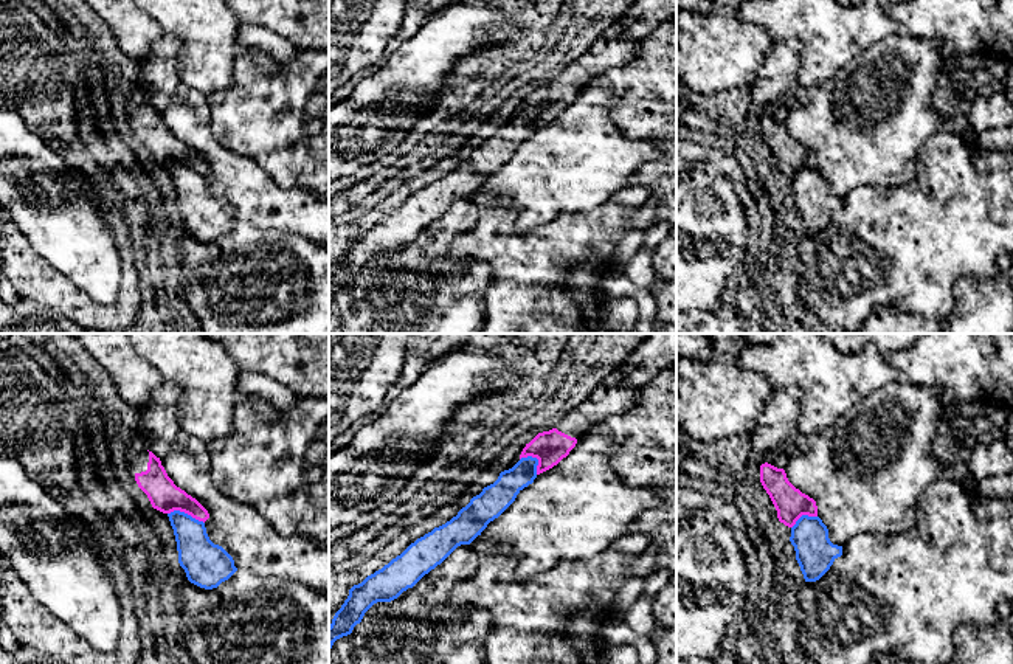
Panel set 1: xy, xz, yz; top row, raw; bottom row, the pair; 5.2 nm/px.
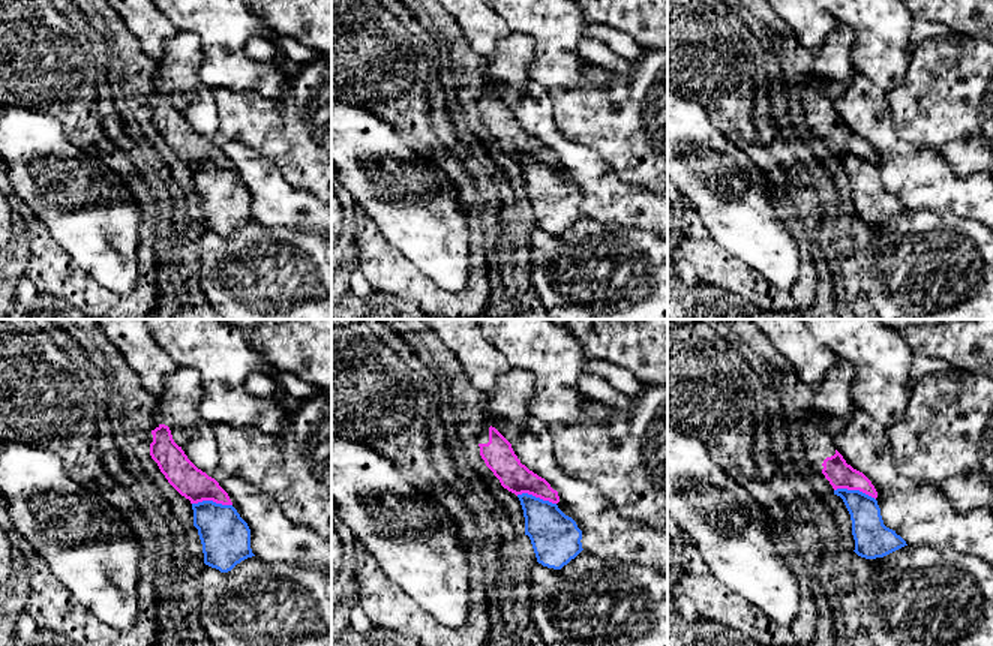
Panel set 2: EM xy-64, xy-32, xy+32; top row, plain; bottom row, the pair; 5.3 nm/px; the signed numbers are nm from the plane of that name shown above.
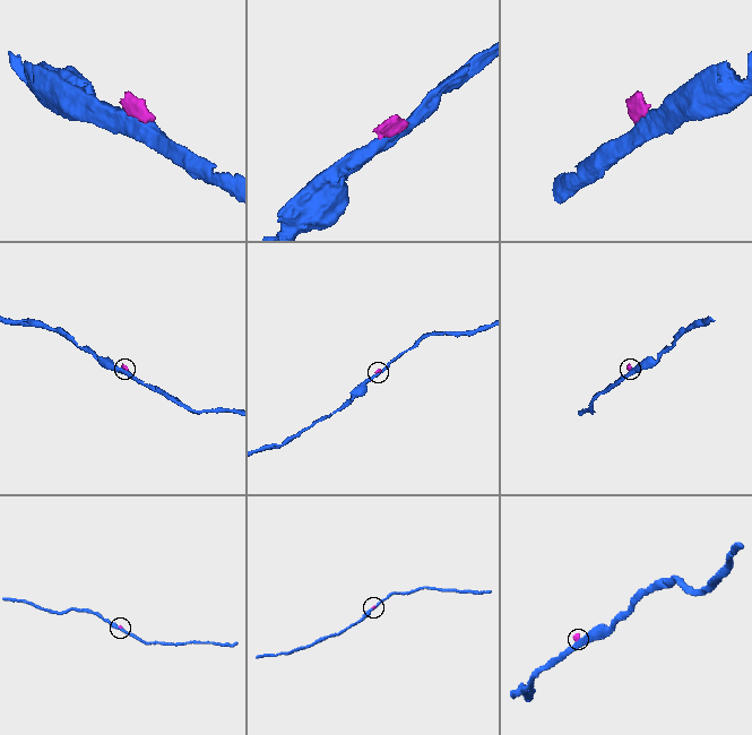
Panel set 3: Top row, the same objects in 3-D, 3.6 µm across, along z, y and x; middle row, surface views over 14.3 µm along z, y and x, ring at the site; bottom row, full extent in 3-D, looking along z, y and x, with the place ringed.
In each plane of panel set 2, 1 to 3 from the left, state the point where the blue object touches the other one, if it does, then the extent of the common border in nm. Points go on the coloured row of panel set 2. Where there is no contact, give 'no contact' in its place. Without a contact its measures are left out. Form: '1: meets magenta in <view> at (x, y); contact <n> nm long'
1: meets magenta in xy-64 at (212, 499); contact 220 nm long
2: meets magenta in xy-32 at (536, 496); contact 220 nm long
3: meets magenta in xy+32 at (855, 489); contact 240 nm long

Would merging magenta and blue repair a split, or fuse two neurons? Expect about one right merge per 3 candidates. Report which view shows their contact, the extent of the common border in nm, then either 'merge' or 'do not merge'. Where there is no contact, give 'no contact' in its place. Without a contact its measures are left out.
meets magenta in xy; contact 200 nm long; do not merge

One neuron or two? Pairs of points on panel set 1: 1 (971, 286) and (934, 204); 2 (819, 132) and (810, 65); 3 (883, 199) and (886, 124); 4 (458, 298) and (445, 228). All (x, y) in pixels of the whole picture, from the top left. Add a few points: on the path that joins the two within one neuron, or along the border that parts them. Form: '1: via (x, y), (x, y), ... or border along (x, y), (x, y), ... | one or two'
1: border along (996, 276), (967, 278), (961, 284) | two
2: border along (844, 65), (818, 84), (799, 87) | two
3: border along (917, 172), (903, 185), (857, 185), (847, 194) | two
4: via (445, 281), (445, 273), (441, 269), (441, 245) | one

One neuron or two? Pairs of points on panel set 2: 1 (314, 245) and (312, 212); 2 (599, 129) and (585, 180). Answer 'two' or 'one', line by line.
1: two
2: two

